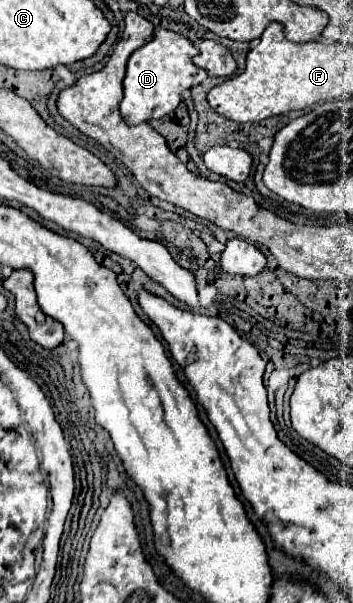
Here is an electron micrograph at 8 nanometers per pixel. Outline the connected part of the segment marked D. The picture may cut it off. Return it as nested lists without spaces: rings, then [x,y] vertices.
[[[157,27],[153,41],[143,45],[143,49],[137,49],[127,63],[127,75],[123,81],[125,97],[121,101],[121,115],[129,125],[139,125],[151,119],[163,119],[169,115],[179,103],[181,93],[185,89],[191,89],[197,83],[203,83],[209,75],[205,69],[199,69],[193,65],[197,49],[181,37],[179,33],[167,31]]]

